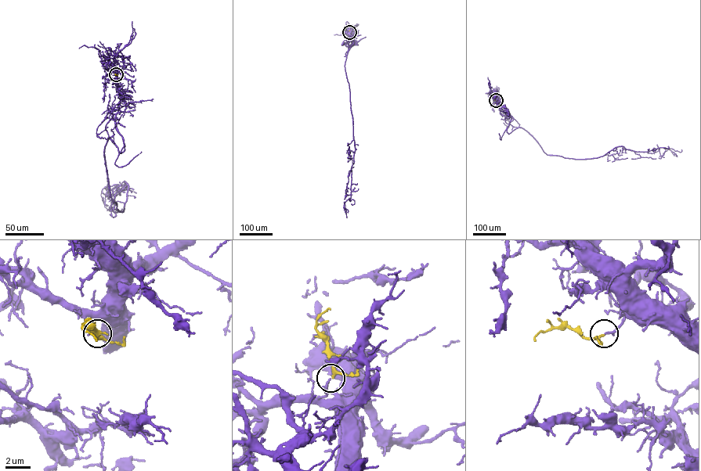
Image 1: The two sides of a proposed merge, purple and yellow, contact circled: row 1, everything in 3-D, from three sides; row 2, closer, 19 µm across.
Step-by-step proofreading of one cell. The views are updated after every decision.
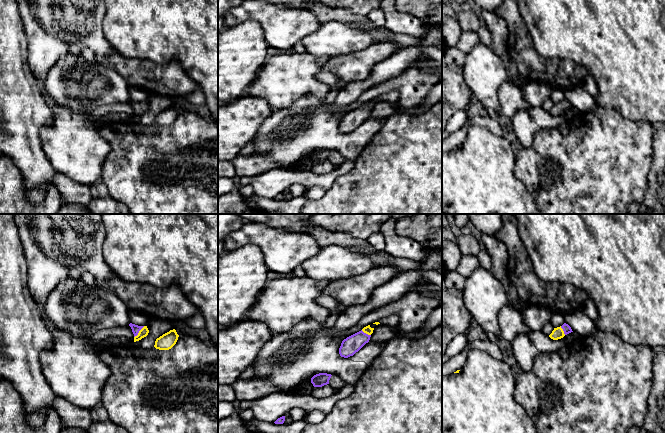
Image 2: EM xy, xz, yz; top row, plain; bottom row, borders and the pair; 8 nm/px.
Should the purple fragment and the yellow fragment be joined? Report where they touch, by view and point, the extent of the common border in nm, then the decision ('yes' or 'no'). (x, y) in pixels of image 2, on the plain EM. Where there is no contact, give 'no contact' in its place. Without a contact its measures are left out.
xy (138, 108) | 130 nm | yes

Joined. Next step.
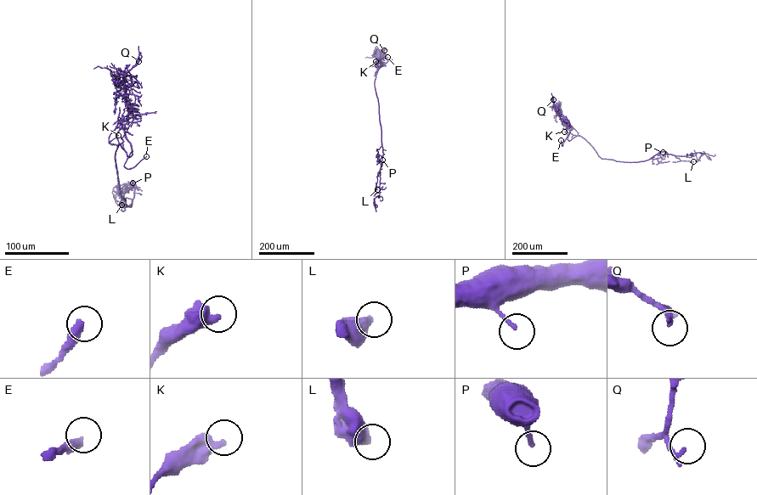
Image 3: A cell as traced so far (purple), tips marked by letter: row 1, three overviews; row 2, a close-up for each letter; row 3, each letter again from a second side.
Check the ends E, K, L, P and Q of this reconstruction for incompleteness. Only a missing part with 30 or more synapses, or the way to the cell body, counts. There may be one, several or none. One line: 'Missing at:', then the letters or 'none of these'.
Missing at: E, P

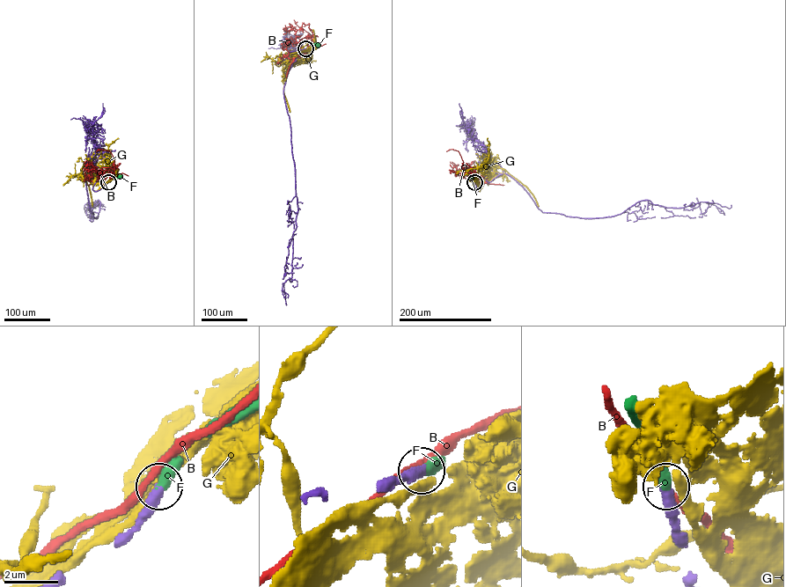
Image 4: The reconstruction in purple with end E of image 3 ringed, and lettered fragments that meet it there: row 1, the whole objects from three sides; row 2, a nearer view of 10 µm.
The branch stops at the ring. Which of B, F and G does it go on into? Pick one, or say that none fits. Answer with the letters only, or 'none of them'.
F

